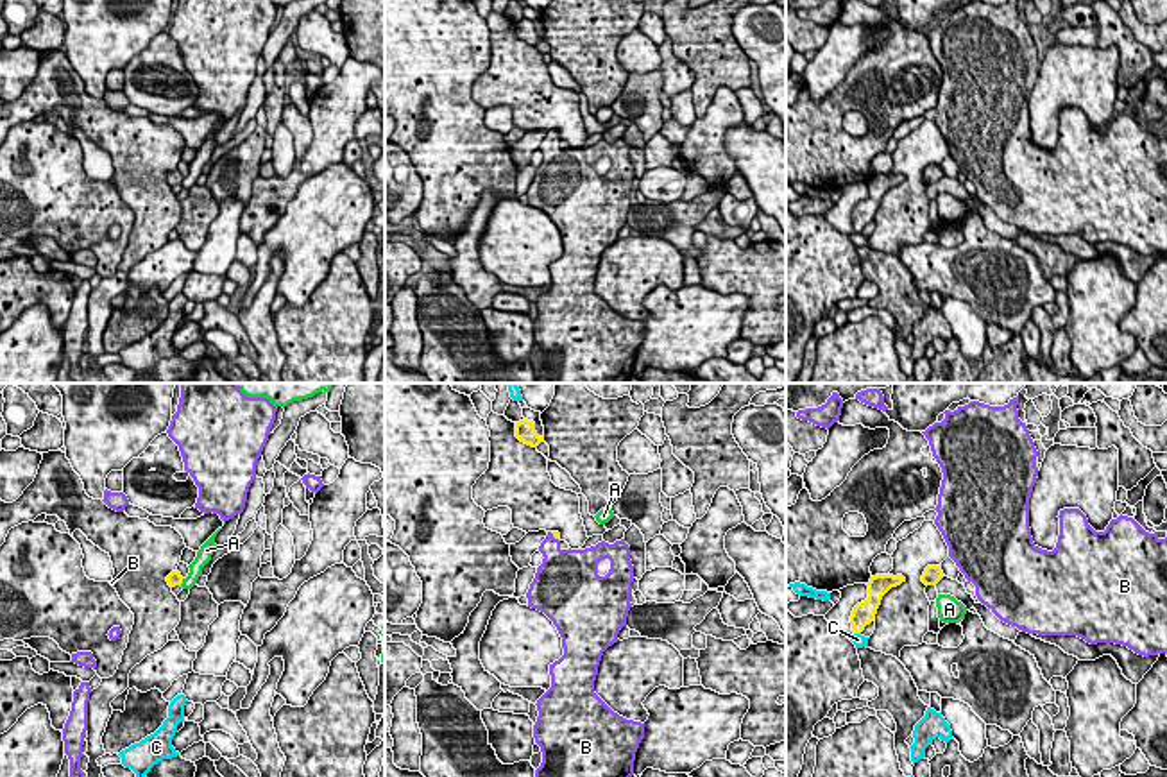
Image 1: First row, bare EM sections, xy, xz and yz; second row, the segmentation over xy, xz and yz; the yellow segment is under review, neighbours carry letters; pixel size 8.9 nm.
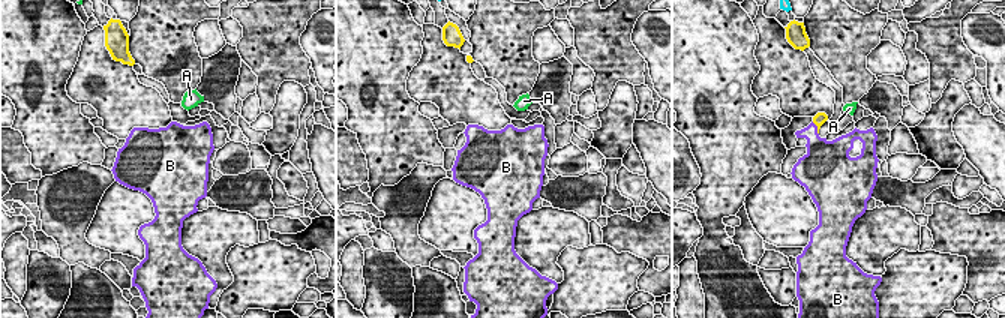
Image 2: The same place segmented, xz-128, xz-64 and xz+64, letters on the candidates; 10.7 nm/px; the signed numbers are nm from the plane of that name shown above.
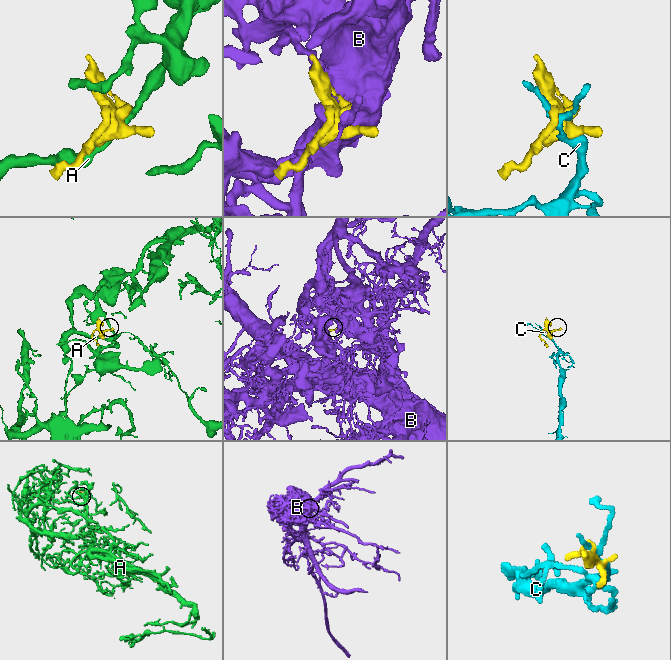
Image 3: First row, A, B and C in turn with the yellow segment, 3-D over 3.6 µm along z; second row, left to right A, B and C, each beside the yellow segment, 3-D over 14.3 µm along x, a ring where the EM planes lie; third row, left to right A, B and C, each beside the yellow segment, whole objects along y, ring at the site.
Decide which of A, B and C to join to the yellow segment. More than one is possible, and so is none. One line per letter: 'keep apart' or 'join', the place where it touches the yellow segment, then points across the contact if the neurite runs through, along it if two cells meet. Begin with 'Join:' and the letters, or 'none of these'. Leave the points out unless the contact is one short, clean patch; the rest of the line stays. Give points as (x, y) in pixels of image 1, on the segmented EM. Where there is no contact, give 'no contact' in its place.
Join: B
A: keep apart; contact xy (181, 582); border xy (183, 579), (179, 584)
B: join; contact xz (555, 537)
C: keep apart; contact yz (858, 632)

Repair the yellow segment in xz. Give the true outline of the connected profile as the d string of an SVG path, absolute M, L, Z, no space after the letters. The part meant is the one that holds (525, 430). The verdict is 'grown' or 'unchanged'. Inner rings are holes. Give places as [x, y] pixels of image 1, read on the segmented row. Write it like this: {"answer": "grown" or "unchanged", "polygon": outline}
{"answer": "unchanged", "polygon": "M528 419L515 423L515 437L532 448L537 448L541 442L544 442L544 437L539 437L535 431L535 423Z"}

